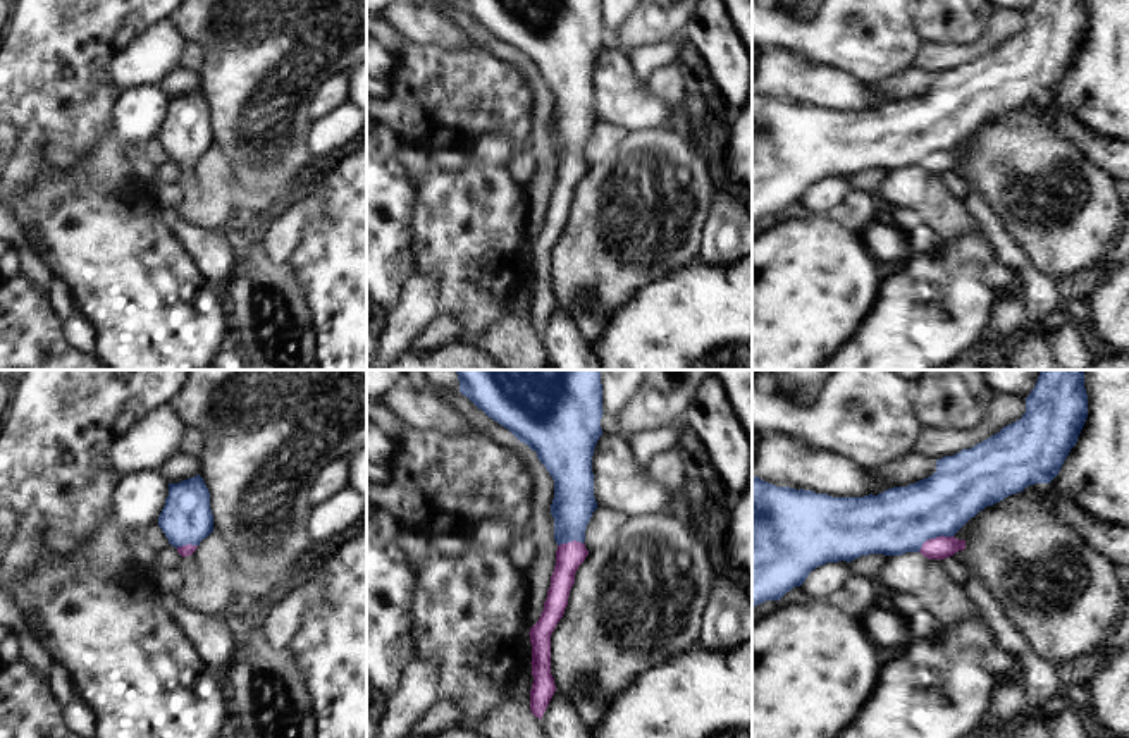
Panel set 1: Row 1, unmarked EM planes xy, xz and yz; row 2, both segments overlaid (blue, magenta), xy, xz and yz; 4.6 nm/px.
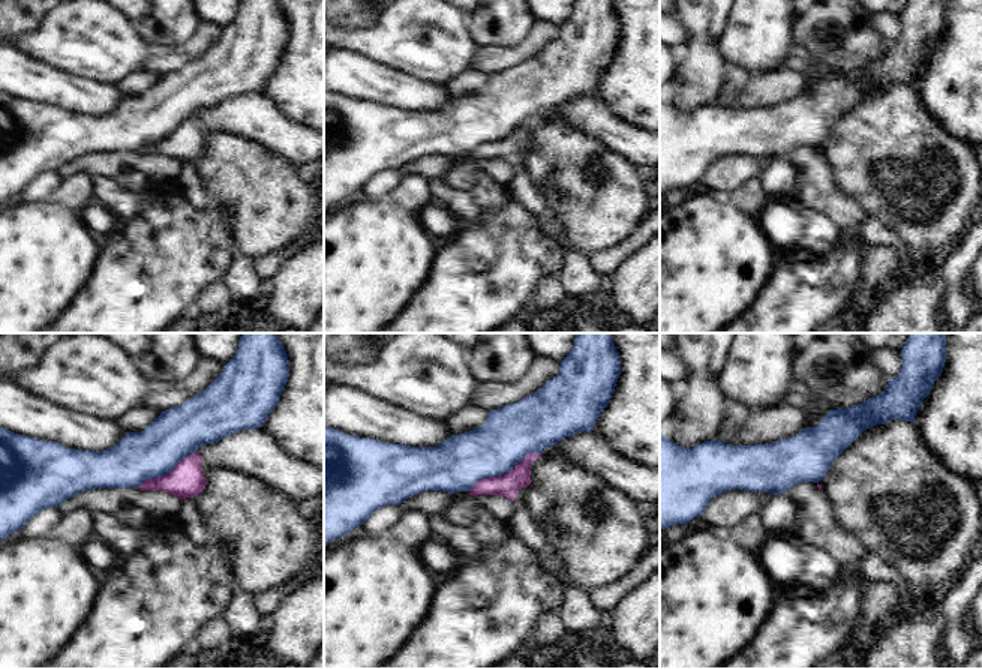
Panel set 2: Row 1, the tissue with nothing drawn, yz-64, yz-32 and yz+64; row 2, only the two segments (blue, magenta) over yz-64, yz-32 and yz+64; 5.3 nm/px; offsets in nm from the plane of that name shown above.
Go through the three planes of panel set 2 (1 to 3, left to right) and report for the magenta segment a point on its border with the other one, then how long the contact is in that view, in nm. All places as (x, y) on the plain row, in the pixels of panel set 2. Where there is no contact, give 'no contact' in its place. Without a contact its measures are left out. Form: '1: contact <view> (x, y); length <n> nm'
1: contact yz-64 (167, 137); length 380 nm
2: contact yz-32 (504, 137); length 440 nm
3: no contact

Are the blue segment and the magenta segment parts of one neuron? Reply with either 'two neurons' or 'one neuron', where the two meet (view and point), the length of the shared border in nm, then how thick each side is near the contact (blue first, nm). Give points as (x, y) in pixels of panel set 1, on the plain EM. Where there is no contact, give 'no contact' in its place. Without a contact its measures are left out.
one neuron; contact yz (933, 152); length 180 nm; calibres 300 and 110 nm

